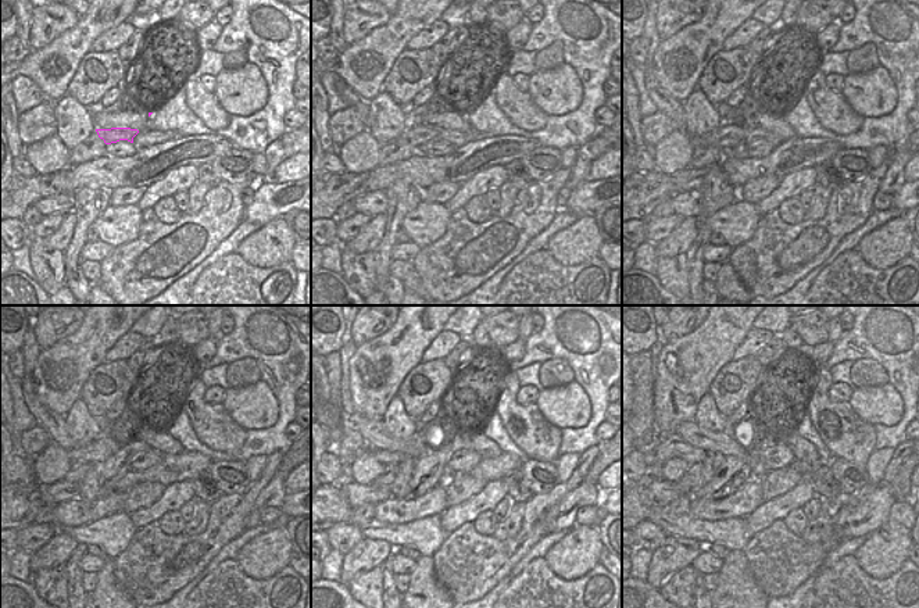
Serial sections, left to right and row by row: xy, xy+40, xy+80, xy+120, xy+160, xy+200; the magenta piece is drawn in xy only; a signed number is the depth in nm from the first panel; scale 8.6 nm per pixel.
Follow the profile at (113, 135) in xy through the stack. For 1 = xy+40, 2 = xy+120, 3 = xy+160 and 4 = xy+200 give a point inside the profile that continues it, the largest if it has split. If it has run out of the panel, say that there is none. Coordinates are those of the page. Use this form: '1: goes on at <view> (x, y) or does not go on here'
1: goes on at xy+40 (415, 135)
2: goes on at xy+120 (97, 451)
3: goes on at xy+160 (385, 457)
4: goes on at xy+200 (667, 450)

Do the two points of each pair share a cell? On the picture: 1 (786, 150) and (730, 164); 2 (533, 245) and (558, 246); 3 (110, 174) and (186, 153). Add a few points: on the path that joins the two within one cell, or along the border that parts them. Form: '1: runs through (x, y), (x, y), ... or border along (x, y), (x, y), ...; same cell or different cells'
1: runs through (772, 164), (744, 165); same cell
2: border along (571, 224), (558, 231), (543, 249); different cells
3: runs through (129, 172), (139, 171), (167, 157); same cell

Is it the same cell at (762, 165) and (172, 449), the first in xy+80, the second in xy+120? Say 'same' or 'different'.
different

